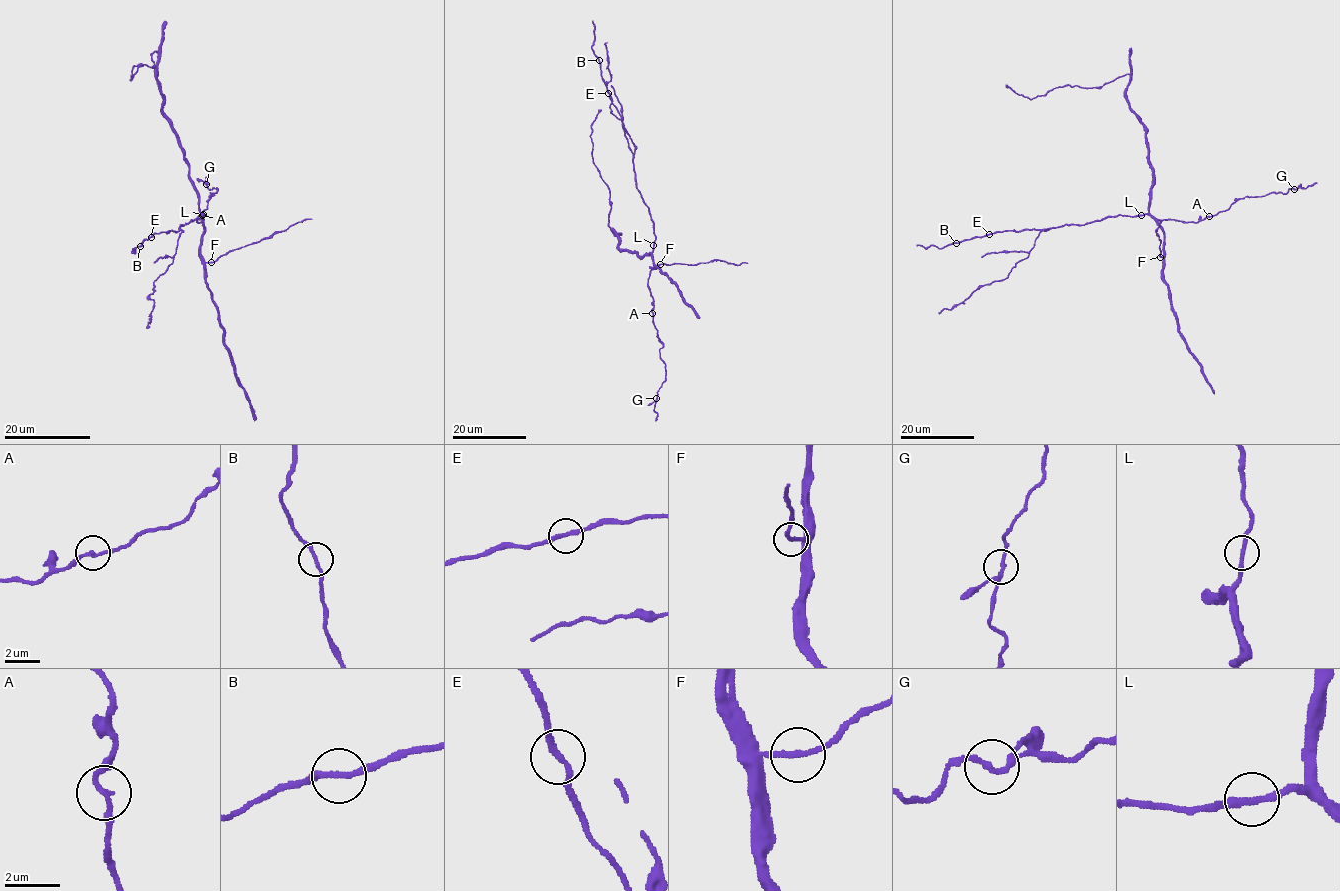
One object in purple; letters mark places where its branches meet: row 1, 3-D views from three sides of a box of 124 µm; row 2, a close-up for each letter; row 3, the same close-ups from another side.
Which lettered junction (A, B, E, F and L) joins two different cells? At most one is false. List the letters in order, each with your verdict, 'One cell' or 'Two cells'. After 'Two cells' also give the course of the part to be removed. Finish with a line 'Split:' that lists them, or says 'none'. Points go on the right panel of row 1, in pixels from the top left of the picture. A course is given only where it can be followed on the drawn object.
A: One cell
B: One cell
E: One cell
F: One cell
L: One cell
Split: none

